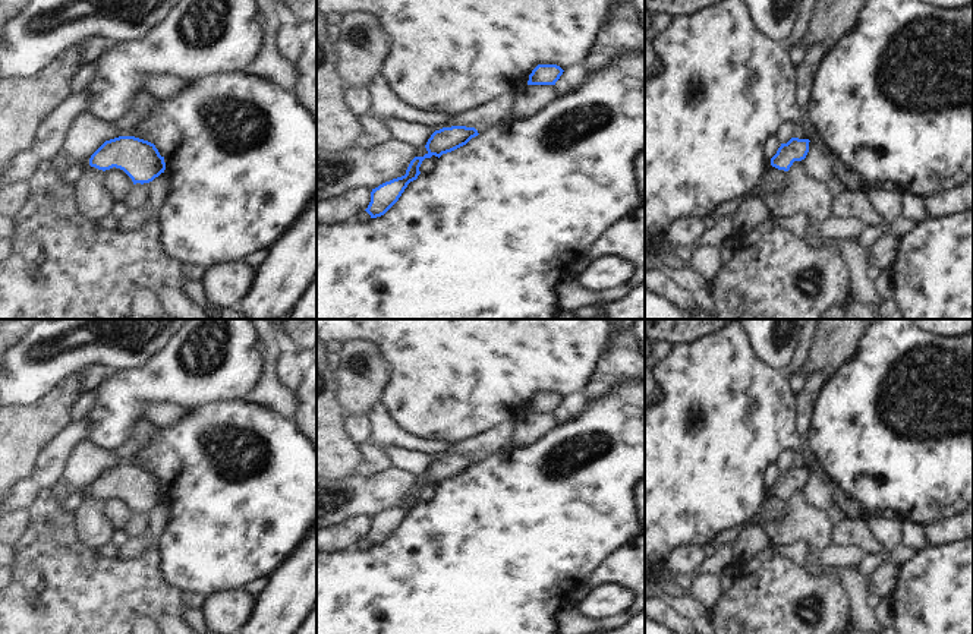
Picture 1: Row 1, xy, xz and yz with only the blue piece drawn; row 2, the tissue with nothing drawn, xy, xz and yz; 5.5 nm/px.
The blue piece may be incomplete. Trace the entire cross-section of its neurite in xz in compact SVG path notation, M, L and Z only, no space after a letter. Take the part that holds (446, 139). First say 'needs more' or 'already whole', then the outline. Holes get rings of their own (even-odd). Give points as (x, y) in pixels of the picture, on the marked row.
already whole; M451 126L435 130L425 145L428 152L423 157L415 157L404 176L372 189L371 202L365 211L371 215L371 218L384 215L399 201L407 184L418 179L421 174L419 167L425 158L431 158L432 155L440 158L443 154L466 145L478 135L479 133L475 127L466 126Z

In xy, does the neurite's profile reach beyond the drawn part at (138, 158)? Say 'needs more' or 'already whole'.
already whole

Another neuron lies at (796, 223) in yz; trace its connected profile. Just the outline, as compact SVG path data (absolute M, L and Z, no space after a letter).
M800 214L780 215L775 217L775 220L784 223L785 227L796 236L802 237L806 242L810 242L809 221L806 220L804 215Z

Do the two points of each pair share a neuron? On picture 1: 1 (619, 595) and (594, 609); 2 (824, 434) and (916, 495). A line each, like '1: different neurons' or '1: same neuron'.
1: same neuron
2: same neuron

